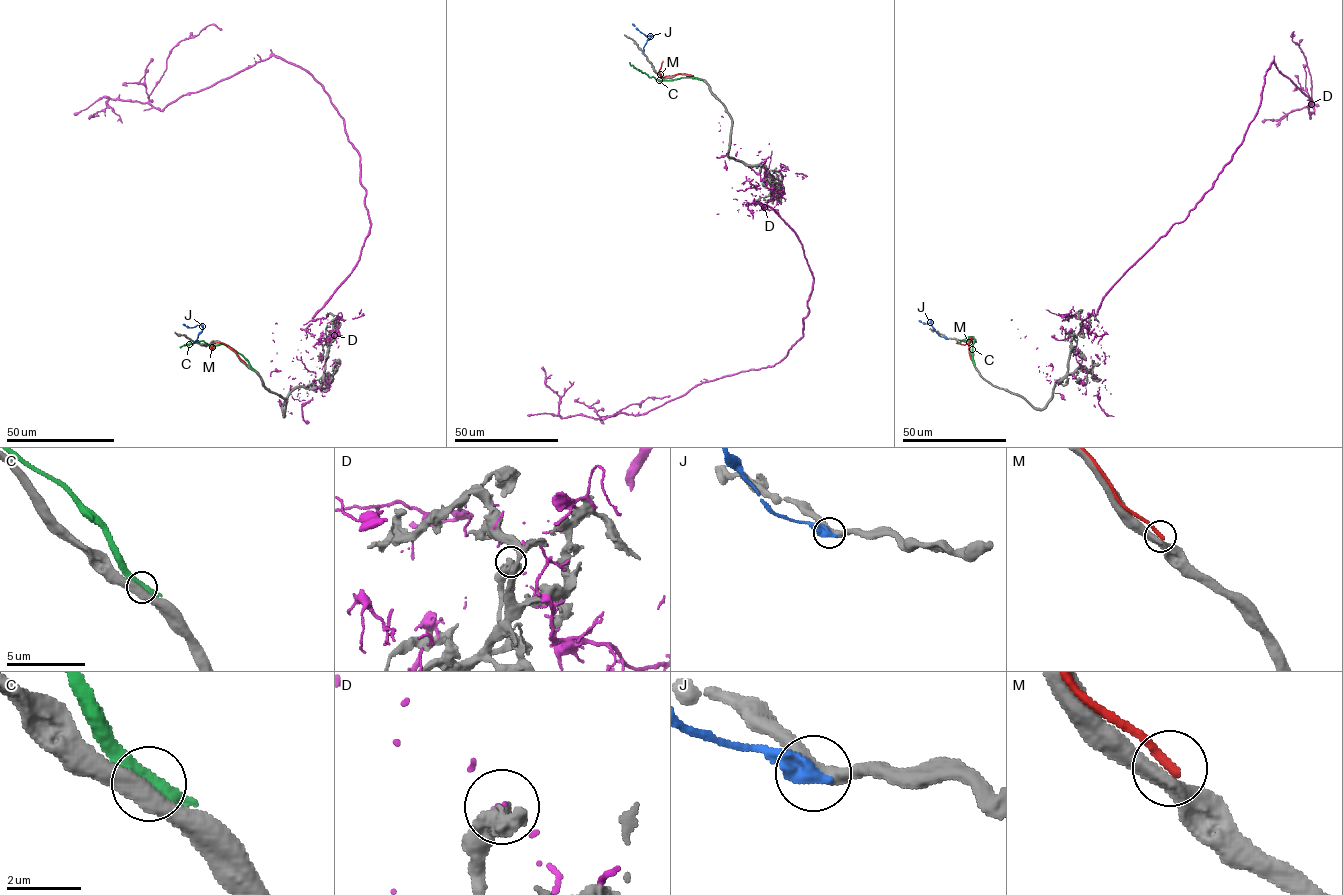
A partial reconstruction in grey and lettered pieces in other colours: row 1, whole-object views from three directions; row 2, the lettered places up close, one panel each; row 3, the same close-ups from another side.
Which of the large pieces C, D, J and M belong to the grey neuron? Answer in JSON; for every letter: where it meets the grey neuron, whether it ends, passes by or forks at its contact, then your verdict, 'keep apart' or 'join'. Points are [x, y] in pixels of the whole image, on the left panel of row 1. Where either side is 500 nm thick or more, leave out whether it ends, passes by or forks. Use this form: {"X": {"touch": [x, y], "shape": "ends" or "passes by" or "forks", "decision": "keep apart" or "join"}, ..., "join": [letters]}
{"C": {"touch": [253, 369], "shape": "passes by", "decision": "keep apart"}, "D": {"touch": [327, 325], "shape": "ends", "decision": "keep apart"}, "J": {"touch": [194, 343], "decision": "keep apart"}, "M": {"touch": [245, 363], "shape": "ends", "decision": "keep apart"}, "join": []}

